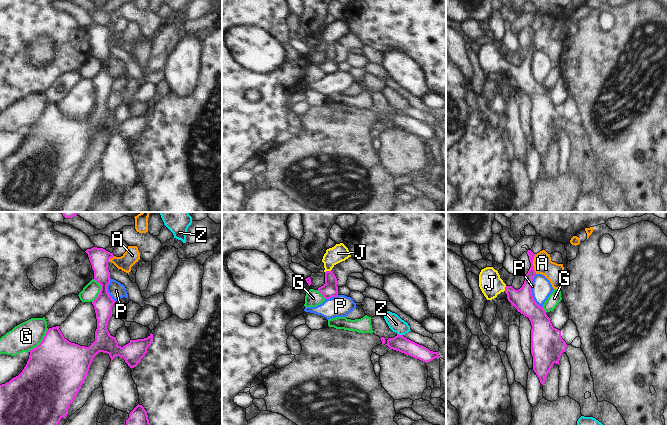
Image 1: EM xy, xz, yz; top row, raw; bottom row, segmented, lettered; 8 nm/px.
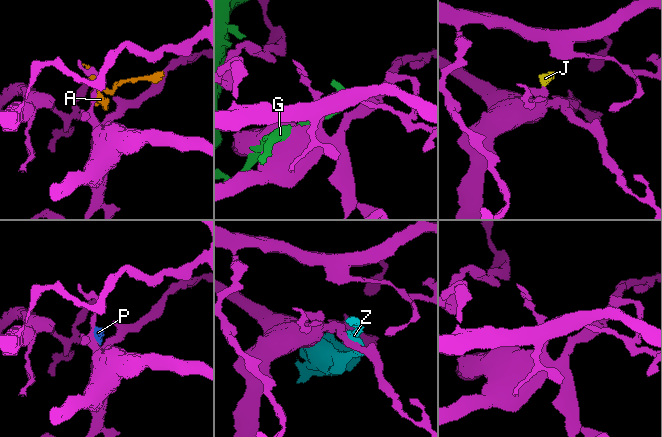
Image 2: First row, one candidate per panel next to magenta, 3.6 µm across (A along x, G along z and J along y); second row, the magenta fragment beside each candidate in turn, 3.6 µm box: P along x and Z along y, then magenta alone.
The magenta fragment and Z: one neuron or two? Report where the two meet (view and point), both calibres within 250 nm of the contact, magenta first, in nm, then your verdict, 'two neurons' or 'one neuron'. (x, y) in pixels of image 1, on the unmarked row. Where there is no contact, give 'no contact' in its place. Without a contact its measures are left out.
contact xz (400, 111); calibres 130 and 120 nm; two neurons

